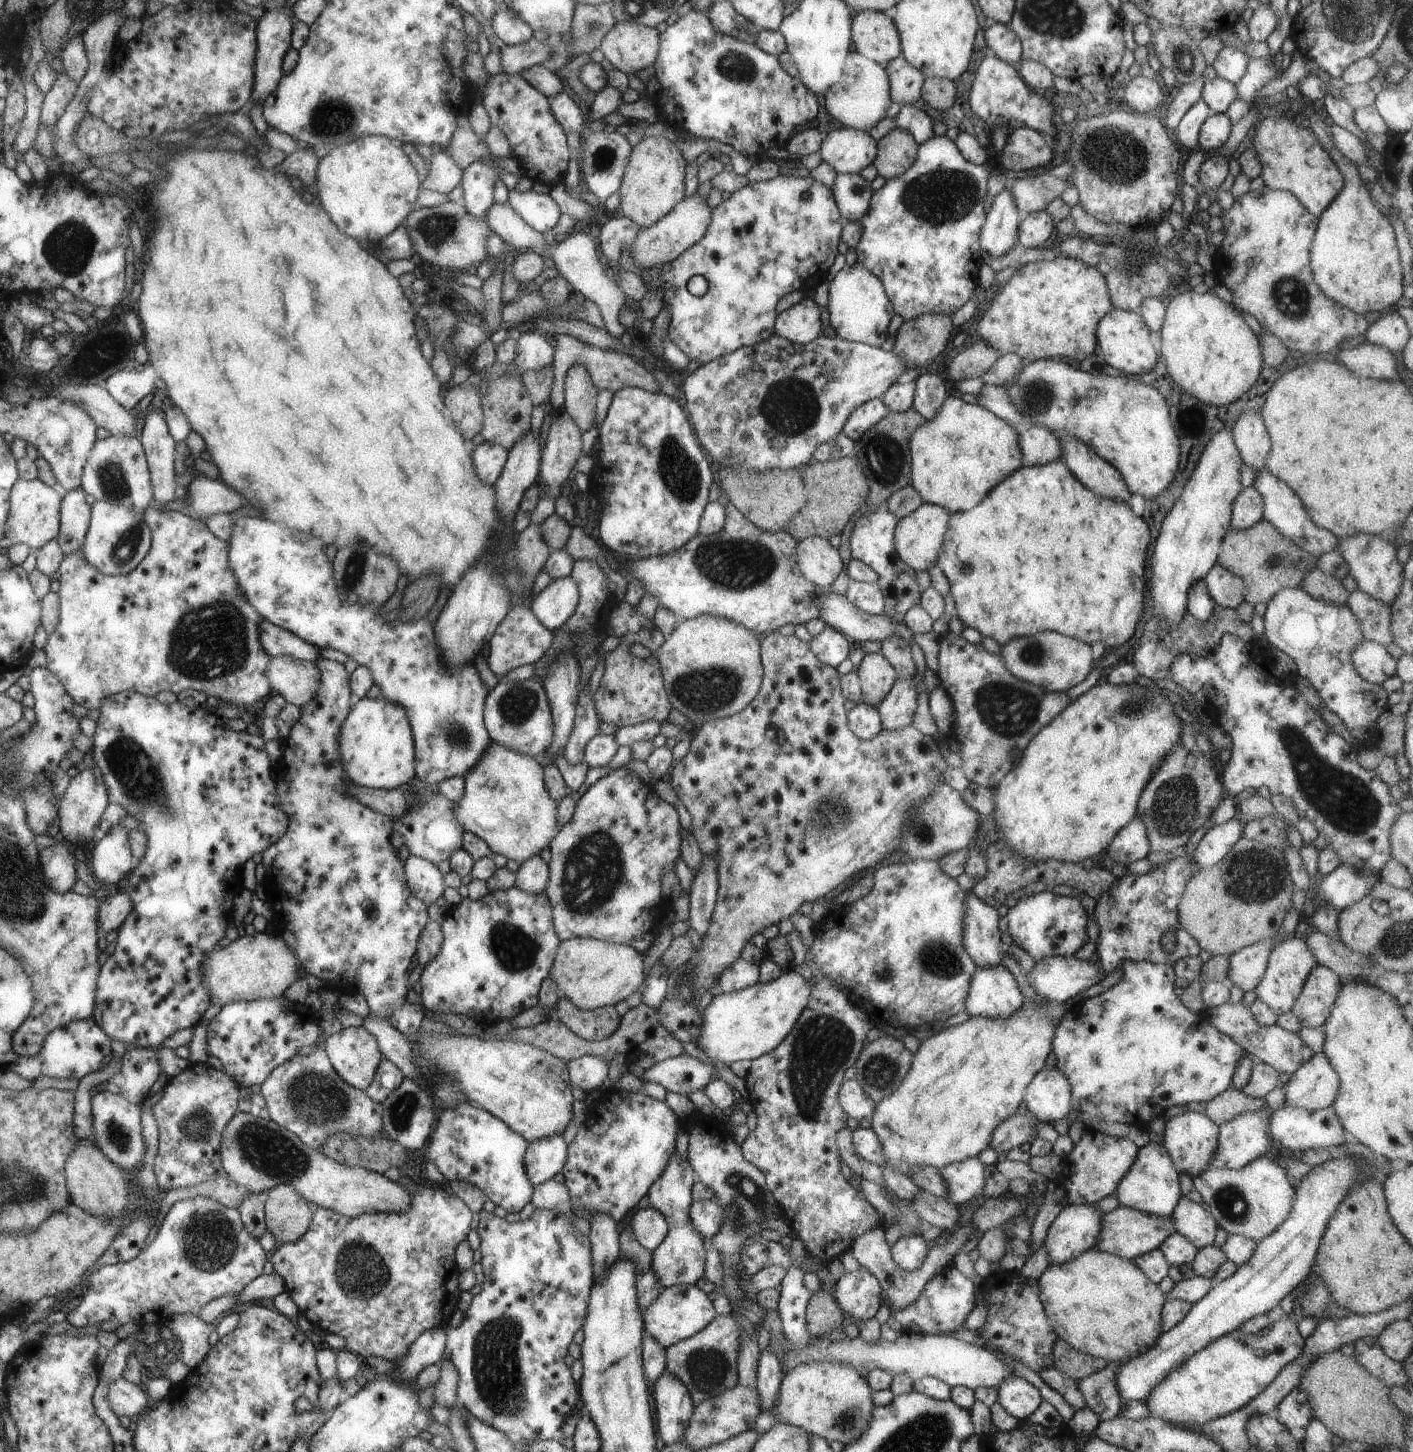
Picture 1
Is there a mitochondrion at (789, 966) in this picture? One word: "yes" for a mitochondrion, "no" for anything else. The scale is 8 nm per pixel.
no

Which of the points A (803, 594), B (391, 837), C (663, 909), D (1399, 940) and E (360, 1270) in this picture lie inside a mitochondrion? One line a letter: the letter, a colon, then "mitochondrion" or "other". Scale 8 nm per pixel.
A: other
B: other
C: other
D: mitochondrion
E: mitochondrion

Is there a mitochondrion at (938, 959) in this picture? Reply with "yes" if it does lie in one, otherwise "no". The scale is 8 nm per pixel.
yes

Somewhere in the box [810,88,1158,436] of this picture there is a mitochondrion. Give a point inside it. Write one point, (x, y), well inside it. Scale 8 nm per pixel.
(946, 196)

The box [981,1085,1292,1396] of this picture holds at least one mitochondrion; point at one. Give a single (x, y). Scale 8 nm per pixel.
(1229, 1200)

